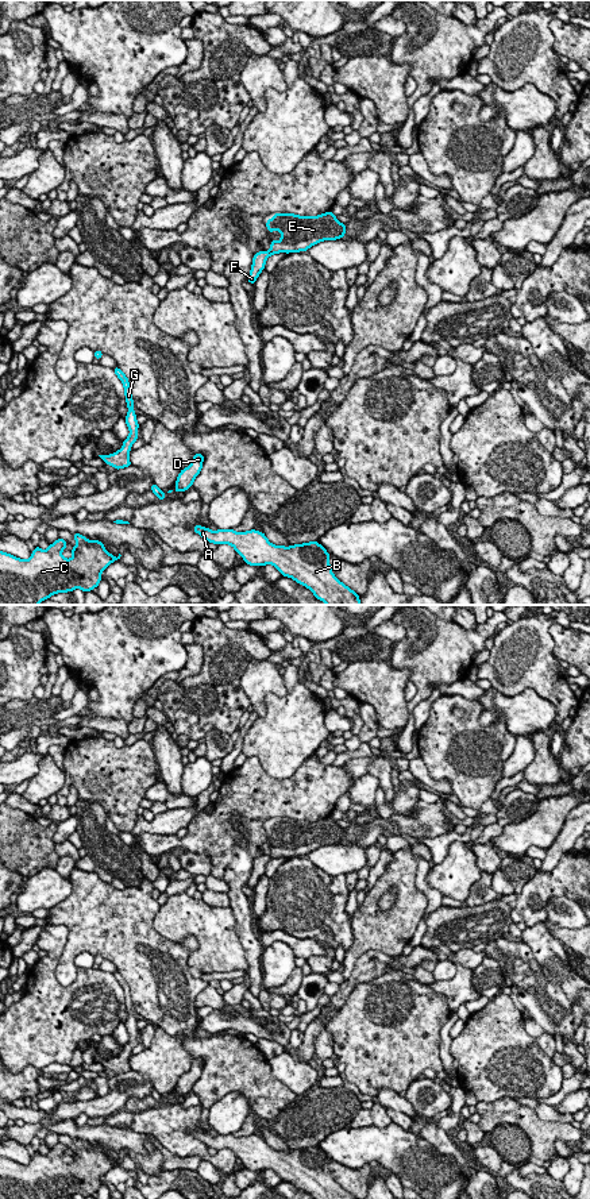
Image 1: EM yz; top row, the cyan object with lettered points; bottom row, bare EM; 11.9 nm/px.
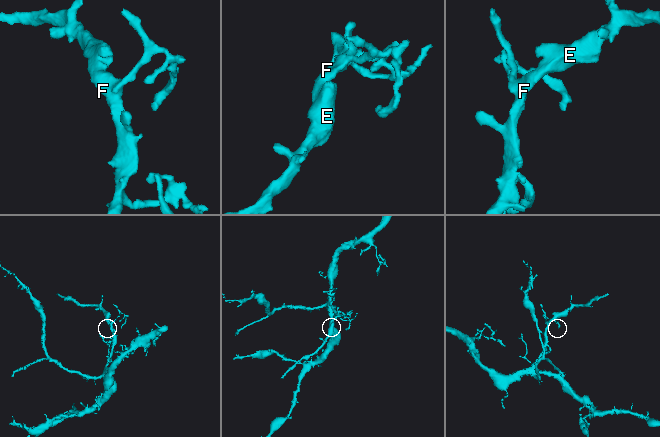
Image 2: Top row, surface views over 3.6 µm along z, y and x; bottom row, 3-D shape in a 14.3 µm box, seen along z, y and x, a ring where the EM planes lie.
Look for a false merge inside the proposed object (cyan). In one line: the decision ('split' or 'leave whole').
leave whole

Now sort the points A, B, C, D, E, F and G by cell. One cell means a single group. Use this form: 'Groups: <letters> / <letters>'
Groups: A B C D E F G

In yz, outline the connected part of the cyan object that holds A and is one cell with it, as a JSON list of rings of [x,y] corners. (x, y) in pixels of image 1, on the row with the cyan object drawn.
[[[196,525],[193,531],[209,543],[232,545],[250,566],[273,564],[281,575],[308,587],[327,605],[360,605],[359,595],[333,575],[331,555],[319,541],[284,547],[271,544],[263,532],[255,529],[212,532],[209,527]]]

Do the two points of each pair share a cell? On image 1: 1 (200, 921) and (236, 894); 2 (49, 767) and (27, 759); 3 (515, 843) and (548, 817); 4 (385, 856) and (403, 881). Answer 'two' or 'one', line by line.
1: two
2: two
3: one
4: two

